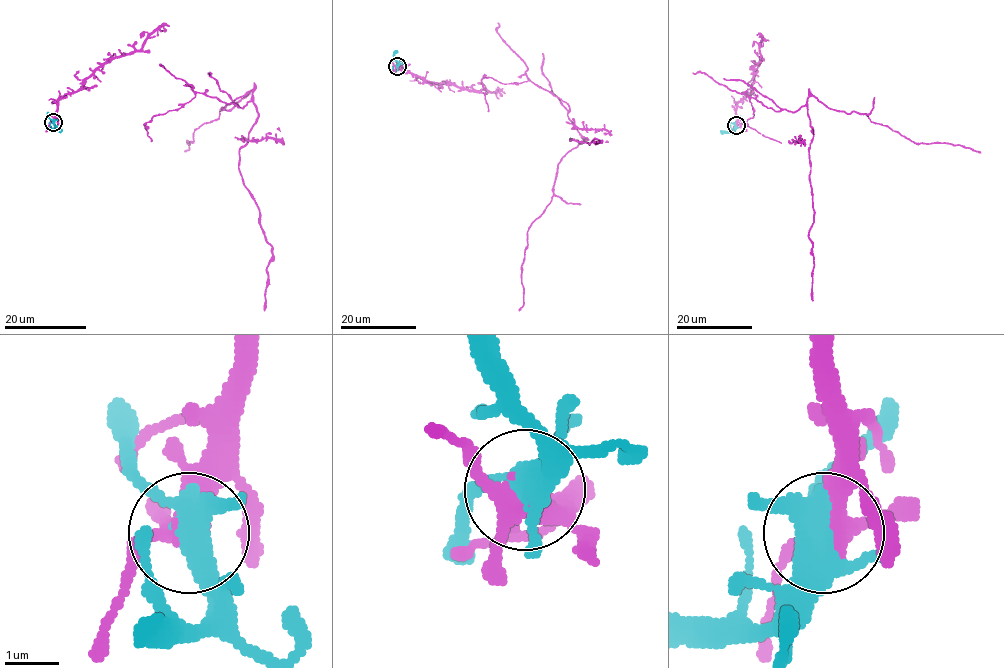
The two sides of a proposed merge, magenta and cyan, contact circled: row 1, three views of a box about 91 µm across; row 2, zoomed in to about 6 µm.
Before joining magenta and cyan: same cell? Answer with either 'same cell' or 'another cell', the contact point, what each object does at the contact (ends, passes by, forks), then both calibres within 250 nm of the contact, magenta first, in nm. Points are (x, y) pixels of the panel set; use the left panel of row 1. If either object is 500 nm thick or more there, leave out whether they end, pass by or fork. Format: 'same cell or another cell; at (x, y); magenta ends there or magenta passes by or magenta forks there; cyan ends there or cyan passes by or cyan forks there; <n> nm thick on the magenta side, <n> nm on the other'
same cell; at (53, 122); magenta forks there; cyan forks there; 300 nm thick on the magenta side, 440 nm on the other

